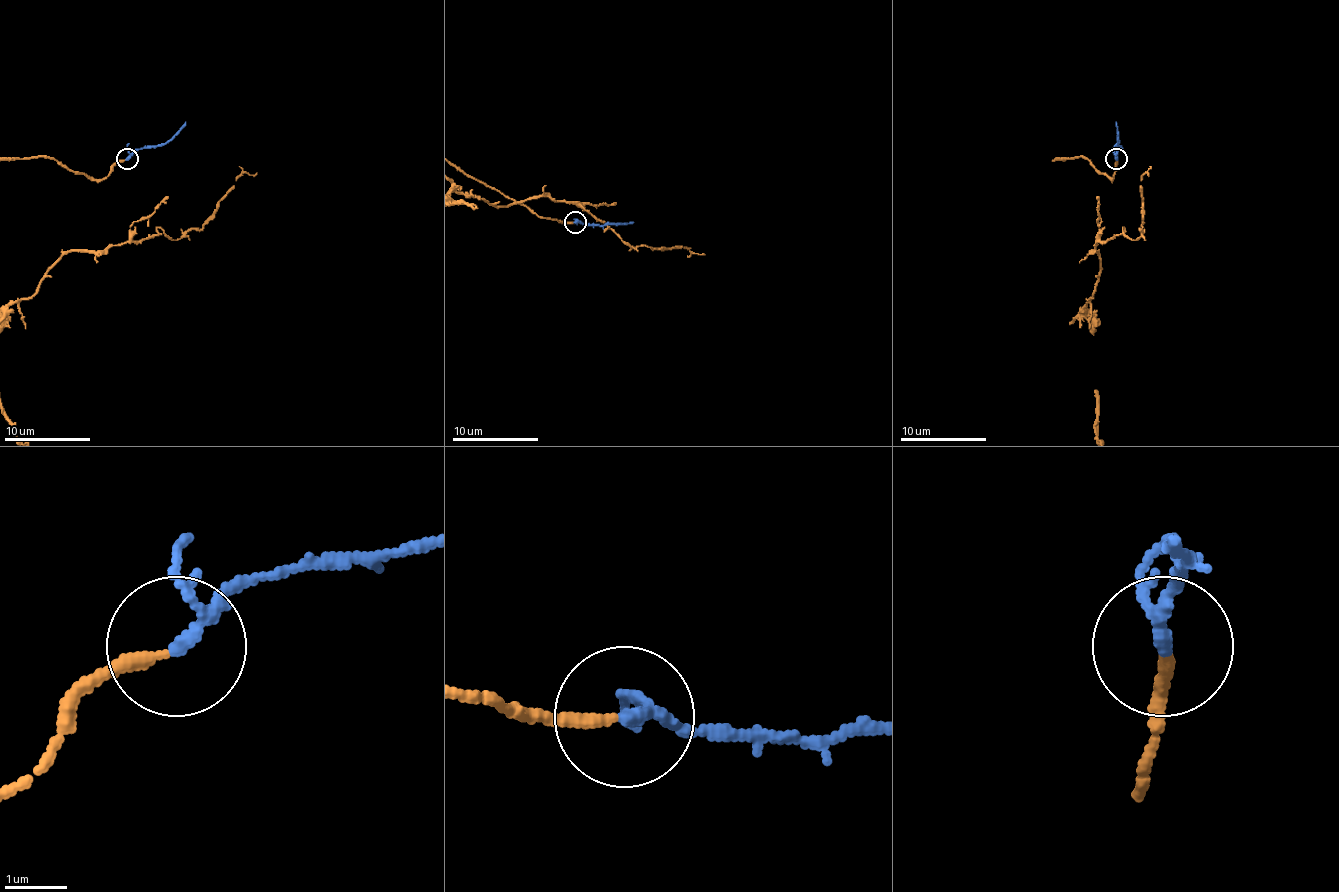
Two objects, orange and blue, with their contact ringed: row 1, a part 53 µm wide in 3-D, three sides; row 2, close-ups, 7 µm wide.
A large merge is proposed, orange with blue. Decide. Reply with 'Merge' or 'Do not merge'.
Merge

